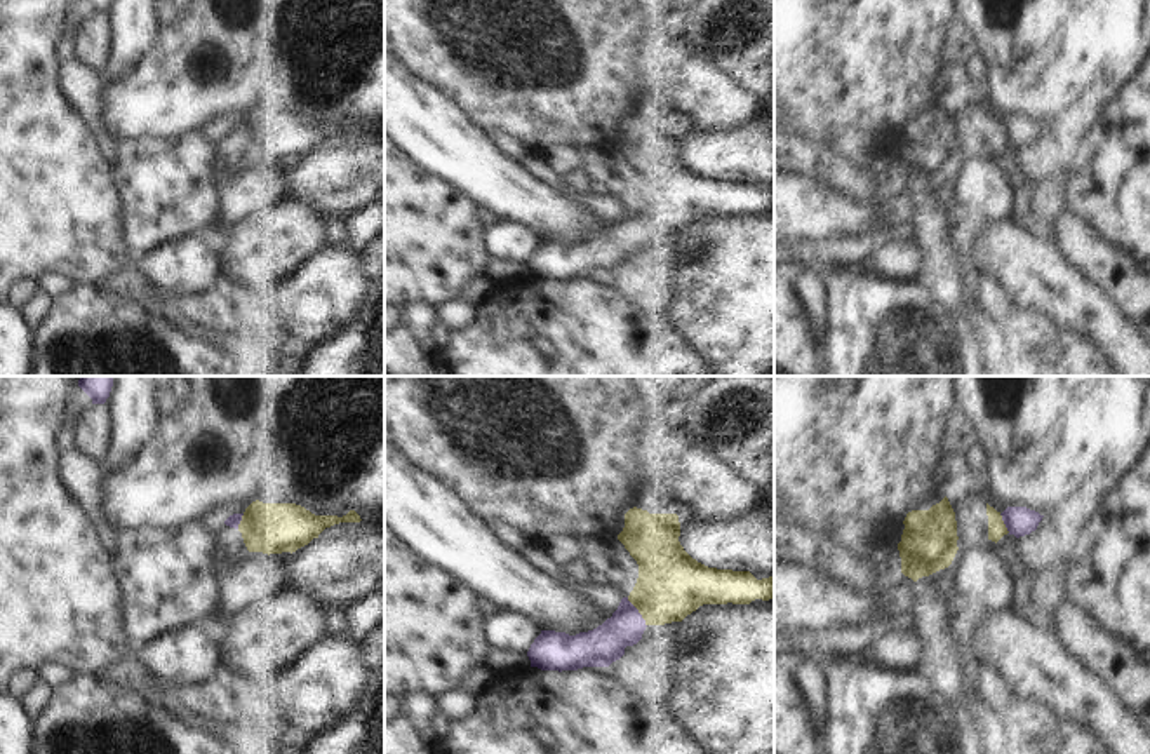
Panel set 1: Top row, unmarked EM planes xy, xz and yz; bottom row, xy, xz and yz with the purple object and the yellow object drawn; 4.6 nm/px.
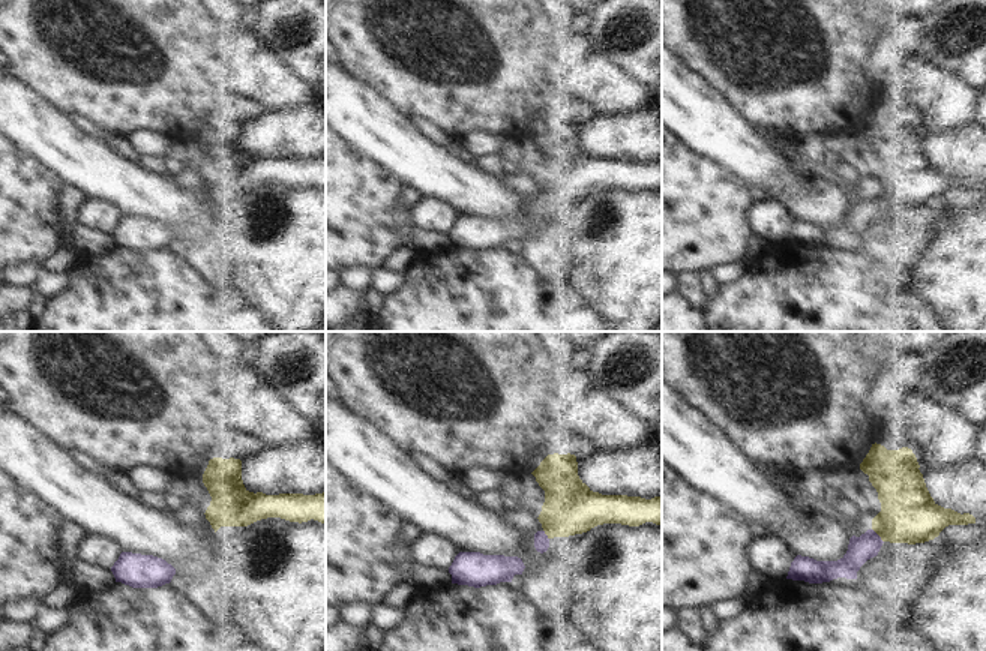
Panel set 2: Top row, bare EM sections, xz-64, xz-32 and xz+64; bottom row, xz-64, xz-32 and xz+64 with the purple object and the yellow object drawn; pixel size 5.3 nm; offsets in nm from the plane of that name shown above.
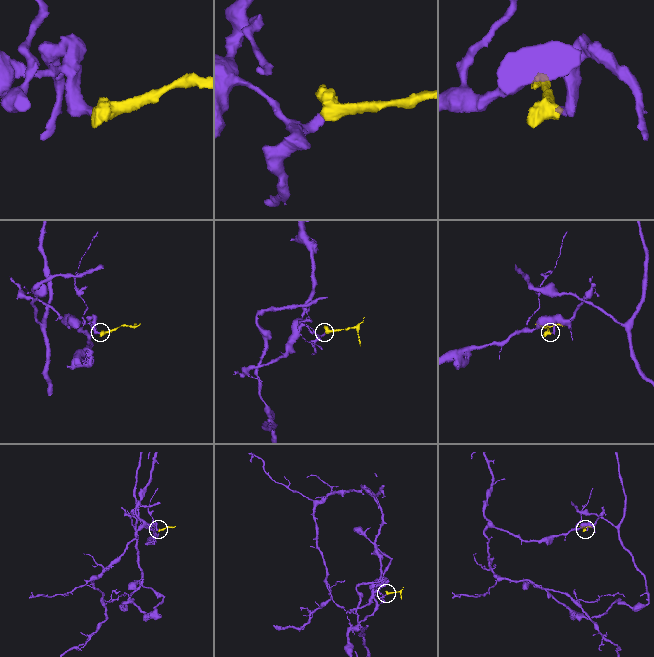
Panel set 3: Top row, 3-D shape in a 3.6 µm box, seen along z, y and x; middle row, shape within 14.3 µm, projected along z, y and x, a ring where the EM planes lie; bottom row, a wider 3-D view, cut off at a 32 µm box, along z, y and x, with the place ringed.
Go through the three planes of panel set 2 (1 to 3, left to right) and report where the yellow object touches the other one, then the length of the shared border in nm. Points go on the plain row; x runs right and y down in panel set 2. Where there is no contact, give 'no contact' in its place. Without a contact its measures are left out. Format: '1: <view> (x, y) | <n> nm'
1: no contact
2: xz-32 (545, 198) | 60 nm
3: xz+64 (878, 200) | 100 nm

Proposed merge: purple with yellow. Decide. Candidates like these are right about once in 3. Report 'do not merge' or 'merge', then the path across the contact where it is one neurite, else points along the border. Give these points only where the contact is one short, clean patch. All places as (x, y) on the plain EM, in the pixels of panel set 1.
merge; way xz (604, 255), (637, 222), (670, 195)

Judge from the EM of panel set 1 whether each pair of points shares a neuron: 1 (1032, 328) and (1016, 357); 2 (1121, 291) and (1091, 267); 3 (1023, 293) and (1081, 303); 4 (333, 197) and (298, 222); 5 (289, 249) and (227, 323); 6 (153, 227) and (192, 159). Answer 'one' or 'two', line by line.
1: two
2: one
3: one
4: two
5: two
6: one

